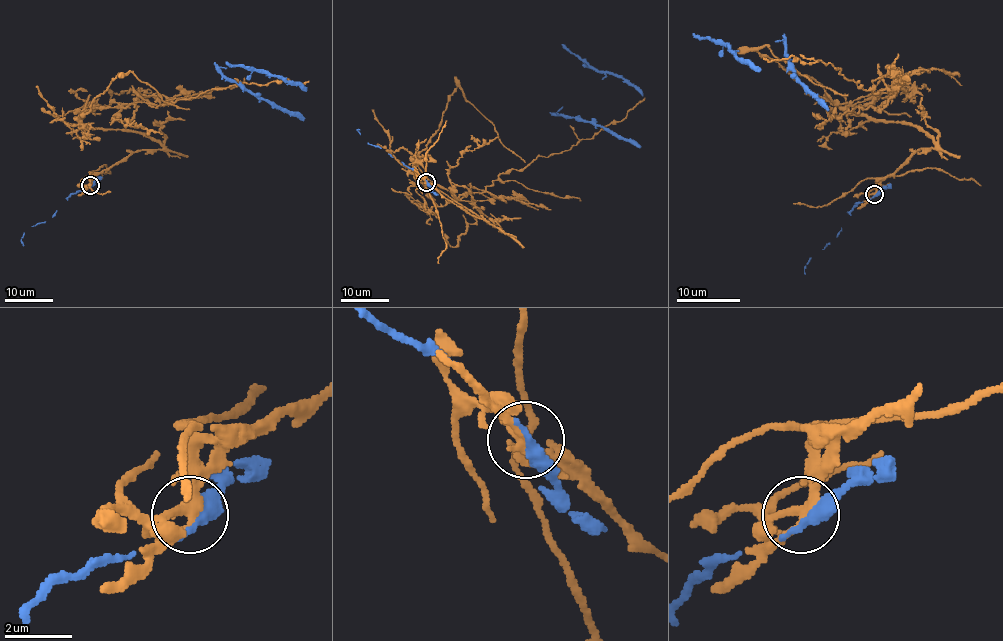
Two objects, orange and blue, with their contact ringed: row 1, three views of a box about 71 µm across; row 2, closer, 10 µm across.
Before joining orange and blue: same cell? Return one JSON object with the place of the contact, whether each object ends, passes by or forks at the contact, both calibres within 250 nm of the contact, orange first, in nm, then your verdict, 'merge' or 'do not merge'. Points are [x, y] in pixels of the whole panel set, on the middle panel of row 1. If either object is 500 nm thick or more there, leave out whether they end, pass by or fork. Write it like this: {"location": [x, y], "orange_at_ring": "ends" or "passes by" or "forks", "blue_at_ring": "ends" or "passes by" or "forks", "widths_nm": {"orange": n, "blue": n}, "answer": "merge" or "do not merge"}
{"location": [426, 182], "orange_at_ring": "passes by", "blue_at_ring": "ends", "widths_nm": {"orange": 280, "blue": 440}, "answer": "do not merge"}

